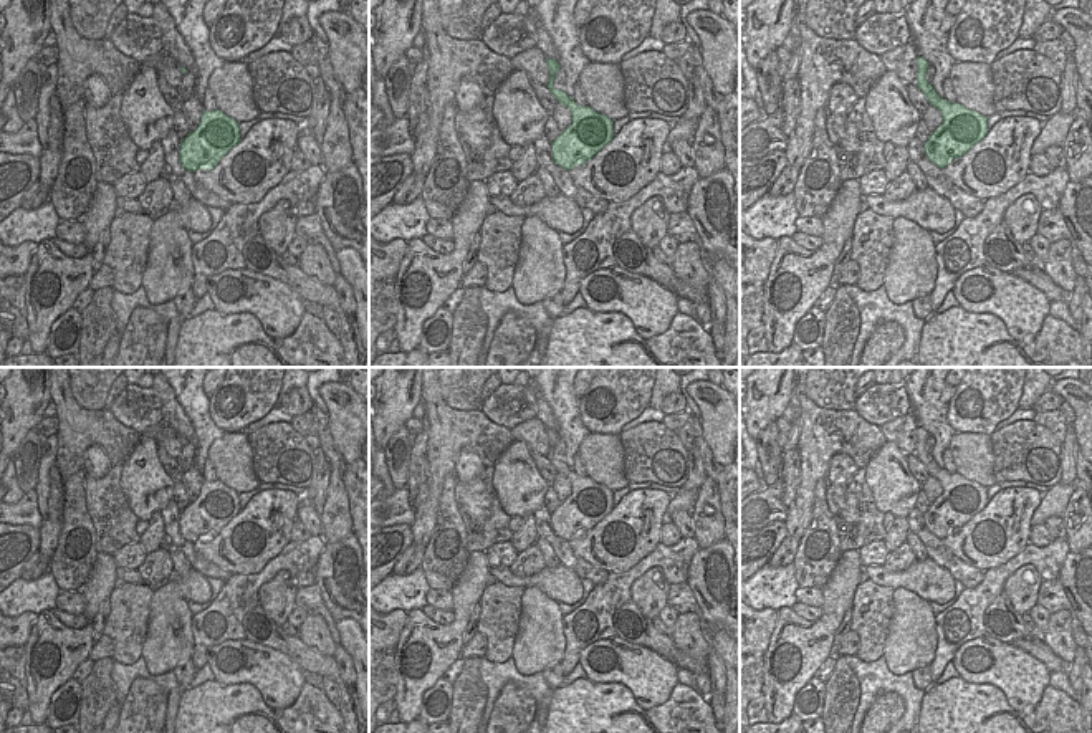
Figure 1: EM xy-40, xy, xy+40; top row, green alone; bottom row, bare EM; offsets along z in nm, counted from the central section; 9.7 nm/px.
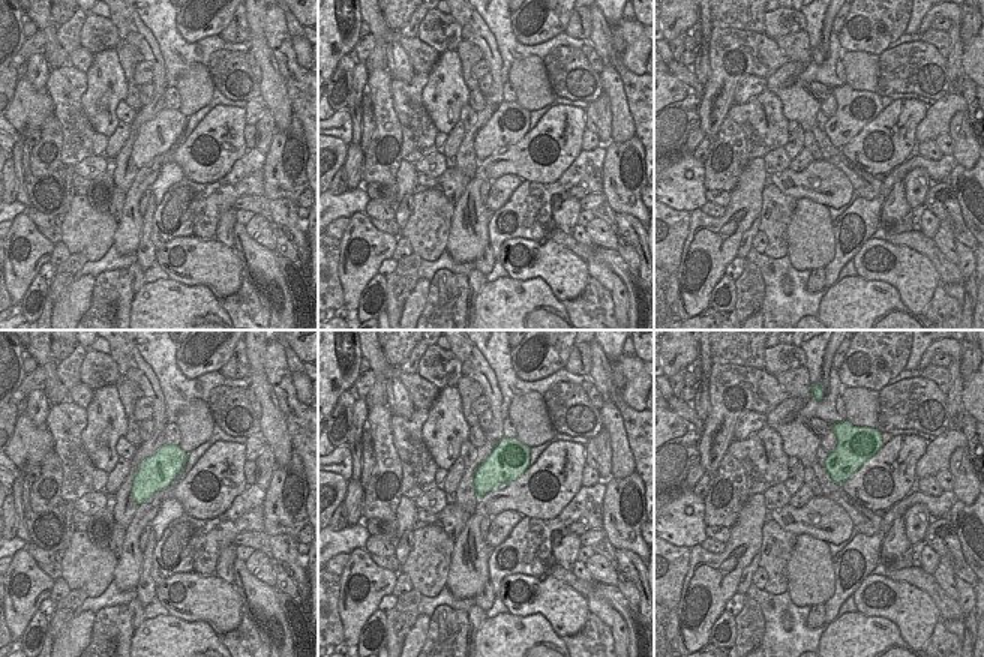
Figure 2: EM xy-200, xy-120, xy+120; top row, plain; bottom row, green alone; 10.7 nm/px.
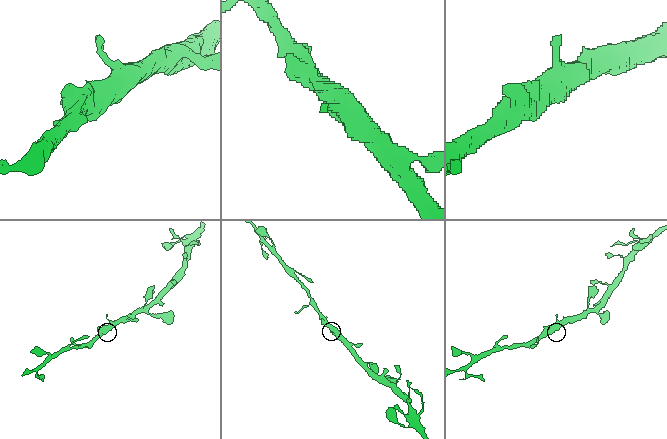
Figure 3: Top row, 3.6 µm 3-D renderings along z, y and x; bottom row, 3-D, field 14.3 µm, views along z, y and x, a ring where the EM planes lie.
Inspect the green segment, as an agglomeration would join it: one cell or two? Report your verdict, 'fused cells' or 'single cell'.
single cell

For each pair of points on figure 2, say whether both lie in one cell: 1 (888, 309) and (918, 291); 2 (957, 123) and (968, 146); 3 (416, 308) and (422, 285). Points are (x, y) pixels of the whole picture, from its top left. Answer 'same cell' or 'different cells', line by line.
1: different cells
2: same cell
3: same cell

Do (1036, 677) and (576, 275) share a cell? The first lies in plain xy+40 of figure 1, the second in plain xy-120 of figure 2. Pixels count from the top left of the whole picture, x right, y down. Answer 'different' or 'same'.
same

